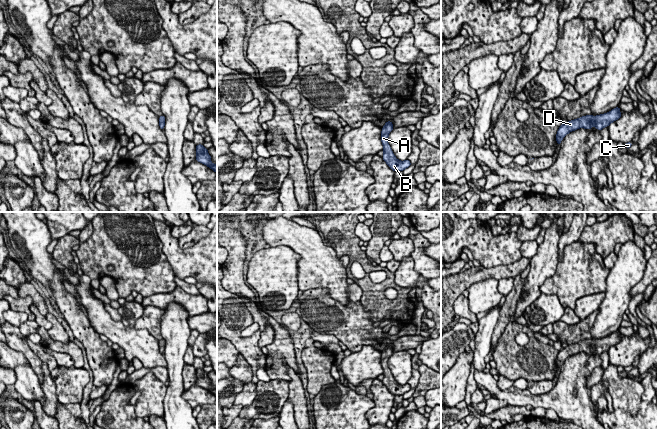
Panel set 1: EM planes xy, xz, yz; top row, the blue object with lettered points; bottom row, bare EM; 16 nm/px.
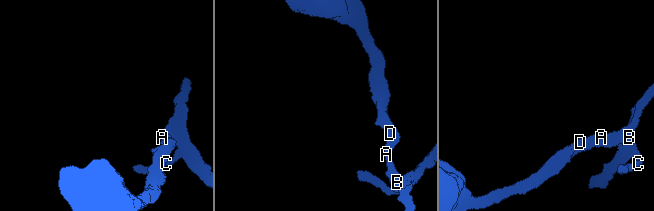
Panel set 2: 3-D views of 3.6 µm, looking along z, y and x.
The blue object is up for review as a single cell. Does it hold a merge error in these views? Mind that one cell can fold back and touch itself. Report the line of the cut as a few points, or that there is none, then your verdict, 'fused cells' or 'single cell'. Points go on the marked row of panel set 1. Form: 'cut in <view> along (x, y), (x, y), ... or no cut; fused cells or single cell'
no cut; single cell

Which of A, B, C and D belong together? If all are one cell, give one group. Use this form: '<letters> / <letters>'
A B C D

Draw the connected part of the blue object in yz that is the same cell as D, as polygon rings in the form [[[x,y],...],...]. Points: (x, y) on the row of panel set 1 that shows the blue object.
[[[616,107],[605,114],[597,116],[587,115],[575,120],[568,121],[566,124],[562,124],[557,131],[557,144],[560,145],[562,139],[568,133],[574,130],[577,130],[579,128],[585,128],[590,130],[593,127],[593,125],[591,124],[592,121],[595,123],[594,127],[597,130],[602,130],[604,127],[609,126],[612,122],[618,120],[621,117],[620,110],[621,109],[619,107]]]

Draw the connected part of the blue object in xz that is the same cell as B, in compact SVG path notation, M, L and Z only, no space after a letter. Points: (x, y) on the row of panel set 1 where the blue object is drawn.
M391 121L386 122L384 127L382 128L381 141L384 151L382 158L393 171L403 171L404 169L411 166L411 162L408 159L405 161L400 161L395 157L390 145L388 144L388 136L392 130L393 124Z

